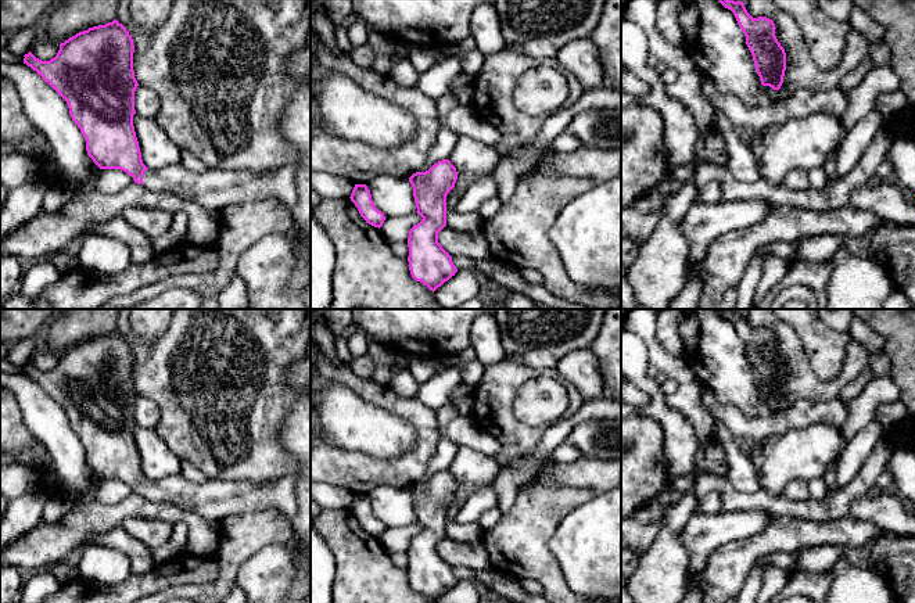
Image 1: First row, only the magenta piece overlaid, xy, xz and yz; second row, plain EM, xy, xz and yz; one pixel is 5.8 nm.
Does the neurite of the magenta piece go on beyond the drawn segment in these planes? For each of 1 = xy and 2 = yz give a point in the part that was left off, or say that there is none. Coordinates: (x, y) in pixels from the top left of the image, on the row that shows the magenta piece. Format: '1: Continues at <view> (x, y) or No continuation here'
1: Continues at xy (214, 189)
2: No continuation here

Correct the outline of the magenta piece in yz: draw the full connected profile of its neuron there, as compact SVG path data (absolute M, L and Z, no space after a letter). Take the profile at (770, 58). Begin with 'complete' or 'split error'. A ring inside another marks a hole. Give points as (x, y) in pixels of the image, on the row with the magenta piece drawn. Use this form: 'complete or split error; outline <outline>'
complete; outline M718 0L731 10L746 36L762 86L779 90L786 71L786 53L775 36L775 24L767 17L753 18L742 1Z

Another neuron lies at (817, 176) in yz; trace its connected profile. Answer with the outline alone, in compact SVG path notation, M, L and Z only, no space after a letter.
M814 168L807 172L810 179L810 186L819 189L824 184L828 183L829 177L825 175L825 172L821 168Z

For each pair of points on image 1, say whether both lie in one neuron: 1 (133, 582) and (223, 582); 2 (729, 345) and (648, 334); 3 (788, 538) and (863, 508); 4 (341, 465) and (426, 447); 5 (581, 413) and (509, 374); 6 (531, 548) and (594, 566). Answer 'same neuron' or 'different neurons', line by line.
1: different neurons
2: different neurons
3: different neurons
4: same neuron
5: different neurons
6: different neurons

